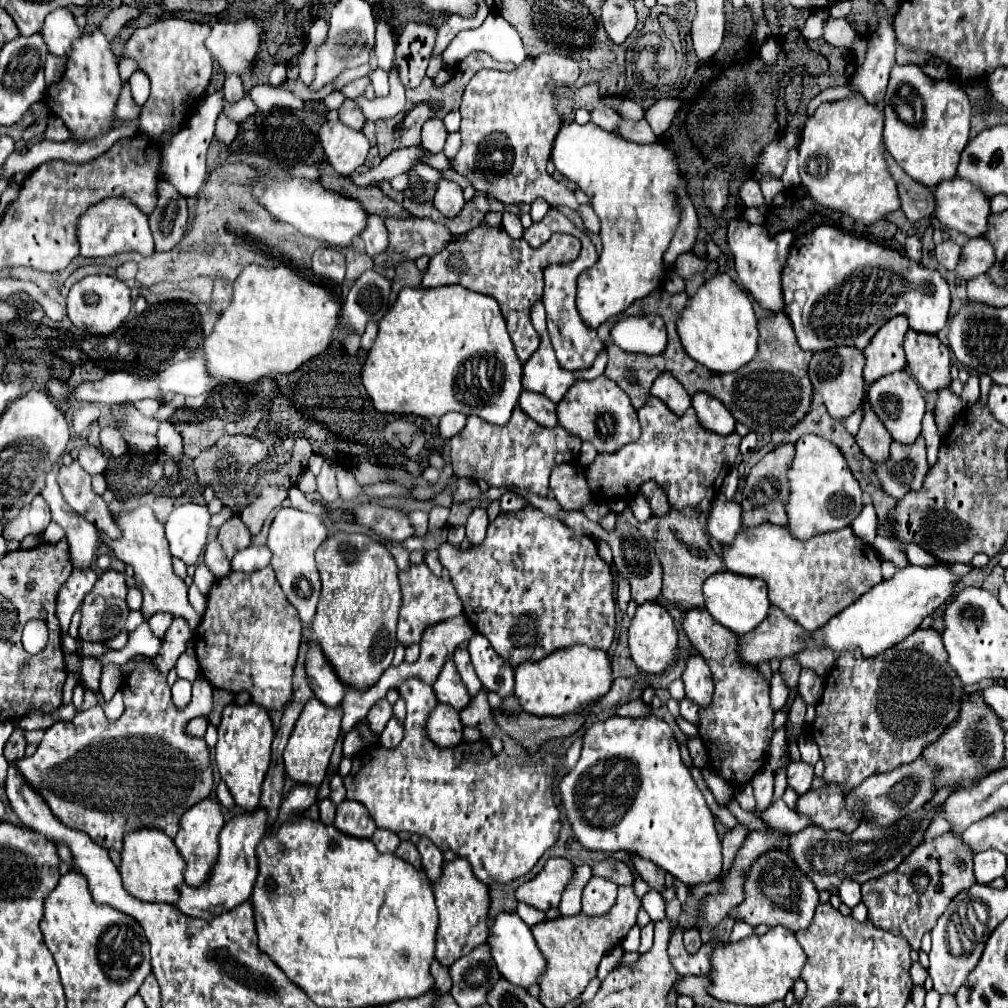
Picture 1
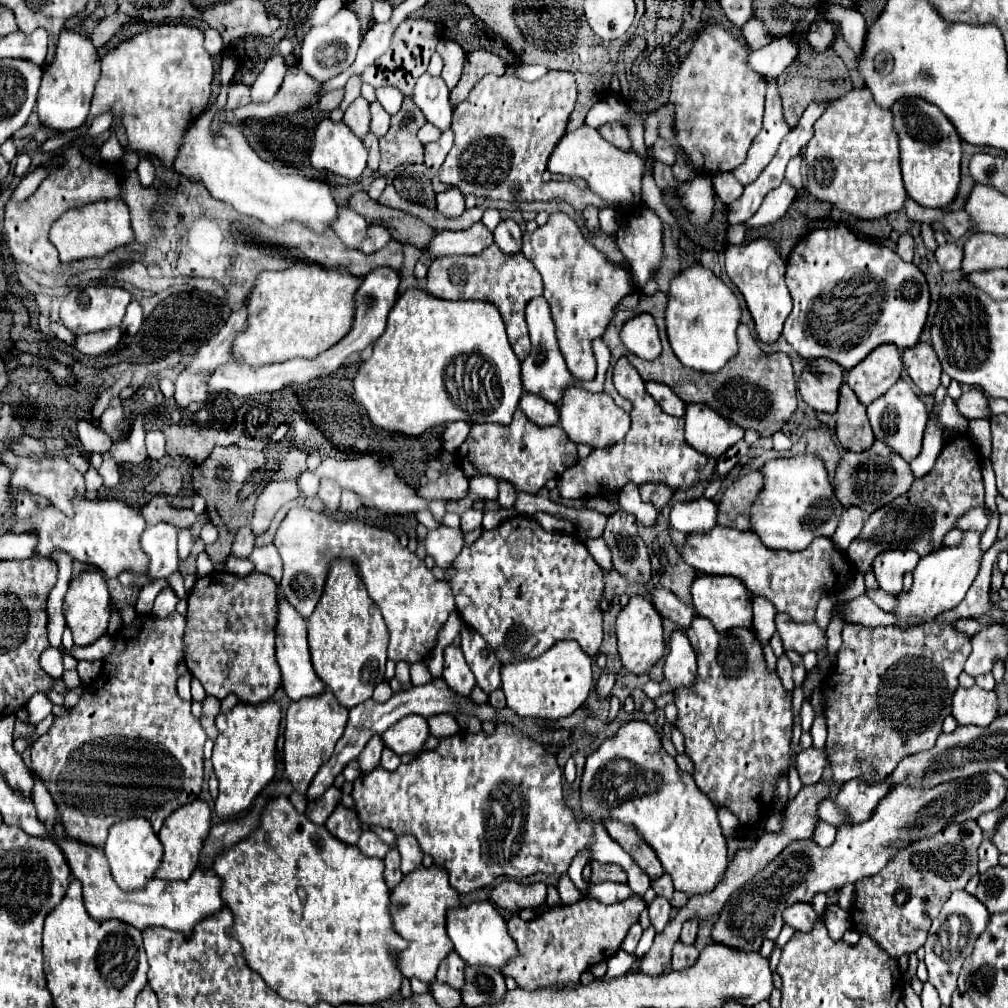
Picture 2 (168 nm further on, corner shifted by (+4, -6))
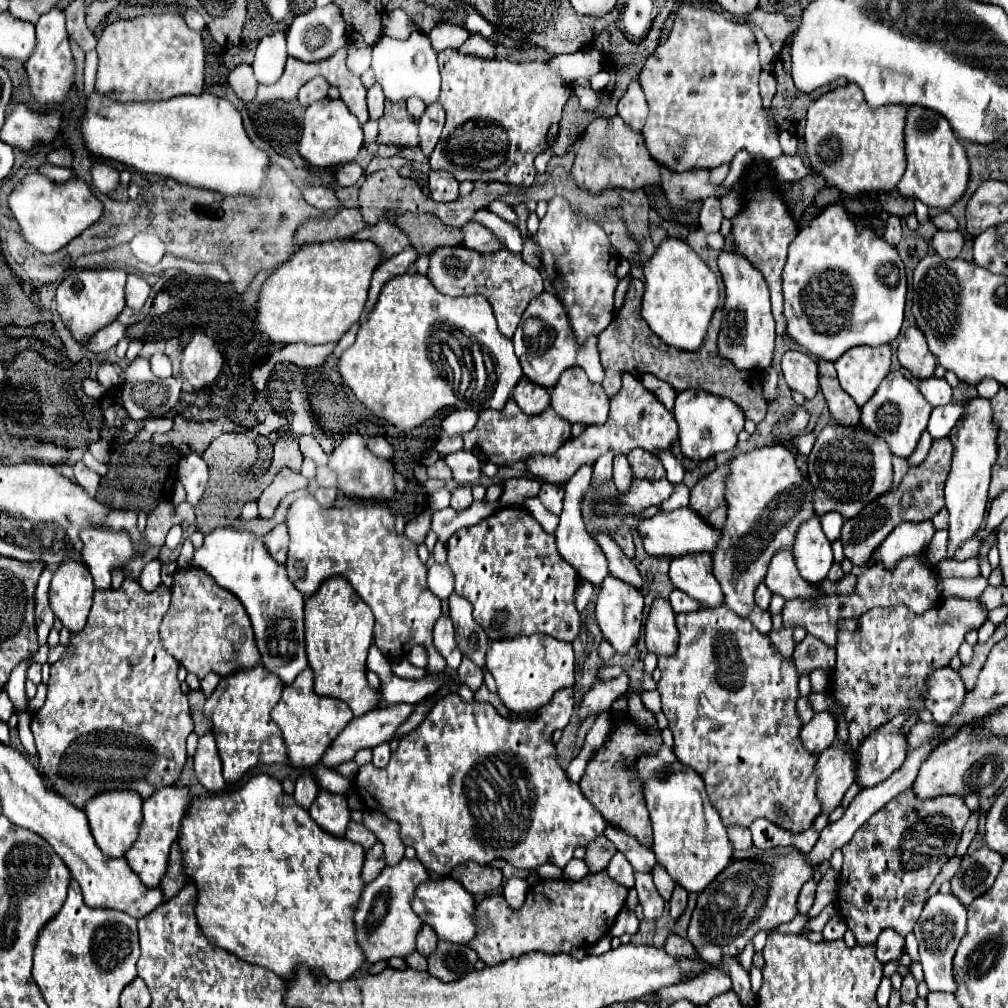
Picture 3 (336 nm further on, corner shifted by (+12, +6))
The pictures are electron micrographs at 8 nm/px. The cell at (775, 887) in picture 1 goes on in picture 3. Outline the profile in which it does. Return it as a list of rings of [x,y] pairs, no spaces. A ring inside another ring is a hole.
[[[809,880],[805,886],[803,886],[803,890],[801,890],[801,894],[799,894],[799,900],[797,900],[797,908],[799,908],[799,912],[801,914],[807,914],[809,910],[811,910],[811,906],[813,906],[813,900],[815,900],[815,882],[813,880]]]

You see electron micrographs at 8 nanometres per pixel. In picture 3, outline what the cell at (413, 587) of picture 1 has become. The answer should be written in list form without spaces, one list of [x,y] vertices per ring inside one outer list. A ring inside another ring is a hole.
[[[307,494],[297,498],[285,518],[287,530],[289,530],[289,552],[285,570],[289,580],[295,584],[295,588],[303,596],[311,596],[319,584],[331,576],[343,576],[351,582],[355,592],[363,596],[363,600],[371,606],[375,614],[375,644],[383,652],[383,656],[393,664],[405,660],[409,656],[411,648],[421,644],[429,652],[429,670],[443,670],[445,662],[441,656],[437,656],[437,650],[433,648],[431,630],[437,618],[441,616],[441,598],[435,596],[427,586],[427,566],[419,560],[415,542],[411,542],[407,536],[399,536],[395,532],[395,516],[387,508],[375,508],[375,506],[345,506],[345,508],[323,508],[315,496]]]

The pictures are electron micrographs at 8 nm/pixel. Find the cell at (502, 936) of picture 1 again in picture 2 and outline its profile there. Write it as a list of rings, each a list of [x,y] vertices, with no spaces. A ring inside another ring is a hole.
[[[473,902],[449,908],[447,912],[447,936],[453,942],[455,952],[469,966],[491,966],[501,970],[509,958],[517,954],[517,946],[505,928],[505,918],[495,910],[491,902]]]

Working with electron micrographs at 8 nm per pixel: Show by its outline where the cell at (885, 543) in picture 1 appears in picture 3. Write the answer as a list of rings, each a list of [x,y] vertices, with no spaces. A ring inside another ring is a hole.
[[[931,520],[903,522],[891,532],[891,536],[887,536],[883,540],[883,544],[877,546],[877,550],[871,554],[871,558],[865,564],[853,566],[851,572],[855,576],[861,576],[877,564],[881,564],[887,572],[893,572],[901,560],[923,554],[929,546],[933,534],[935,534],[935,526]]]

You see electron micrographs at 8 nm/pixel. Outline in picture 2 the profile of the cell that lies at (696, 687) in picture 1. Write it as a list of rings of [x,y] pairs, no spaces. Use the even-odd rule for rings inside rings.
[[[675,630],[667,644],[663,676],[675,690],[675,688],[693,684],[695,672],[697,672],[697,660],[695,660],[693,646],[689,644],[685,632]]]

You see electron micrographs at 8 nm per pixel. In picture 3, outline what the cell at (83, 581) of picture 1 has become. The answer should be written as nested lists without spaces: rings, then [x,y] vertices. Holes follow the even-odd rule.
[[[49,568],[43,570],[41,578],[39,578],[39,584],[37,584],[37,592],[35,592],[35,622],[37,622],[37,636],[39,636],[39,644],[45,644],[47,642],[47,636],[53,628],[53,612],[49,608],[49,600],[47,600],[47,592],[49,592],[49,584],[51,584],[51,578],[53,578],[53,572]]]

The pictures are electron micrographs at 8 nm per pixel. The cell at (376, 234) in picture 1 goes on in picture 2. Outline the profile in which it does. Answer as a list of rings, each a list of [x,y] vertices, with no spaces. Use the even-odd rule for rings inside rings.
[[[339,206],[337,220],[333,222],[333,232],[349,246],[349,248],[359,248],[359,244],[365,238],[367,232],[367,222],[363,216],[353,212],[347,206]]]

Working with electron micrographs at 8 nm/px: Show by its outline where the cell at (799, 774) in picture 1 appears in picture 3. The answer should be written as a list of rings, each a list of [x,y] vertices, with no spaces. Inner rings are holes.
[[[819,712],[811,718],[809,724],[805,724],[801,728],[801,744],[807,752],[811,752],[813,756],[819,756],[823,750],[827,750],[835,738],[835,718],[831,716],[831,712]]]

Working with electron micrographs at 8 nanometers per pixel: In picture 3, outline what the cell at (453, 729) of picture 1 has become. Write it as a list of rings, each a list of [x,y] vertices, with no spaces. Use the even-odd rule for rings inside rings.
[[[389,704],[389,706],[381,706],[381,708],[375,708],[367,714],[363,714],[361,718],[353,718],[347,728],[341,732],[341,736],[337,736],[337,740],[333,740],[333,744],[329,746],[329,750],[325,752],[323,756],[323,766],[327,768],[335,768],[343,762],[349,762],[353,760],[355,752],[361,750],[361,748],[375,748],[383,742],[391,742],[397,728],[409,718],[409,714],[413,712],[413,704]]]

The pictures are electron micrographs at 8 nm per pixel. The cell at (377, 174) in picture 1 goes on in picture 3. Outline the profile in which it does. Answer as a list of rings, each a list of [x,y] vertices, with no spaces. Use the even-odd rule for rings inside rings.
[[[443,50],[439,54],[439,70],[441,70],[441,76],[443,76],[443,84],[441,84],[441,96],[439,96],[439,104],[445,108],[447,112],[447,122],[445,122],[445,128],[441,132],[441,138],[429,158],[431,162],[431,168],[433,170],[445,170],[449,174],[453,174],[457,178],[457,182],[465,182],[465,180],[471,180],[471,182],[503,182],[503,184],[513,184],[513,186],[519,186],[519,188],[529,188],[533,184],[533,178],[535,178],[535,168],[533,168],[533,160],[537,154],[545,152],[557,138],[557,130],[559,130],[559,120],[561,120],[561,110],[567,102],[567,98],[571,96],[571,88],[567,86],[565,80],[561,80],[559,76],[555,76],[543,62],[523,62],[523,64],[515,64],[515,62],[509,62],[509,60],[481,60],[481,58],[475,58],[475,56],[461,56],[457,50]]]

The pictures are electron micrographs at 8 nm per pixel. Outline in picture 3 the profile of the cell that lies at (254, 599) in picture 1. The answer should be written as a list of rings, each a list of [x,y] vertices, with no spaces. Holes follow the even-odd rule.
[[[189,568],[175,572],[171,594],[171,606],[161,622],[161,642],[187,672],[203,680],[209,672],[231,676],[239,670],[255,668],[261,662],[249,616],[233,592],[219,588],[219,584],[203,570]]]

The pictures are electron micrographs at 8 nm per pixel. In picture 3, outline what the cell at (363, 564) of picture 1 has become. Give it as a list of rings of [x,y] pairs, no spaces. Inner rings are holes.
[[[341,576],[325,580],[319,590],[305,600],[305,644],[309,666],[315,672],[315,692],[347,702],[355,716],[378,708],[381,700],[380,688],[371,690],[365,680],[365,660],[373,644],[373,626],[375,618],[371,608],[353,590],[349,580]]]

